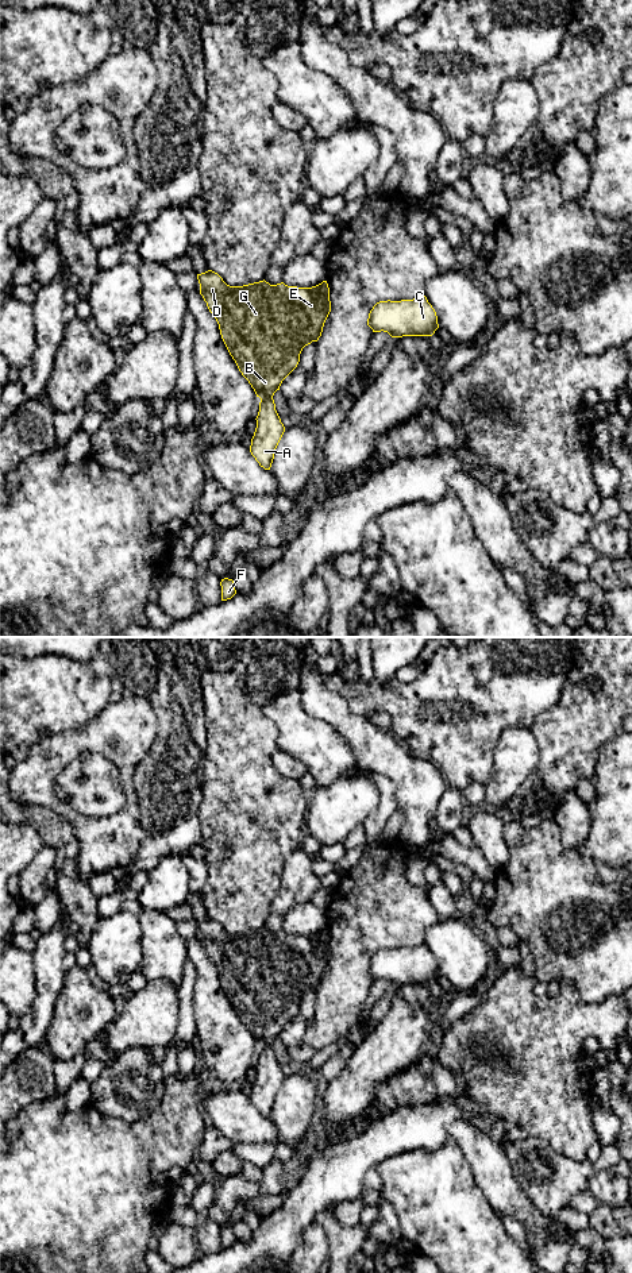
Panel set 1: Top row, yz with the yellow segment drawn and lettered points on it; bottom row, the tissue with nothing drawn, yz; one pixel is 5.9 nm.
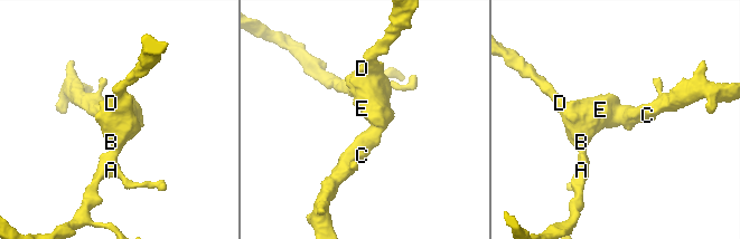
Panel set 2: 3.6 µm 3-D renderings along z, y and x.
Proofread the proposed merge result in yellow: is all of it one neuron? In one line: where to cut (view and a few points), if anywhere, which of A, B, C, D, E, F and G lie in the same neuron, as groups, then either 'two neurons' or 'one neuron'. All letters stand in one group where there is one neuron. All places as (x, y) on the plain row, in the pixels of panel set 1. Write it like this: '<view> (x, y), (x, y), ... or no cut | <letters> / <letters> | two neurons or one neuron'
no cut | A B C D E F G | one neuron

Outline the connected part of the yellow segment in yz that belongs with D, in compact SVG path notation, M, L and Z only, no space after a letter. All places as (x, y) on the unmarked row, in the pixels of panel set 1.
M212 918L197 922L197 927L200 942L219 972L230 1003L257 1045L261 1046L250 1100L261 1115L270 1118L275 1096L285 1080L273 1044L280 1038L282 1029L297 1015L302 996L321 984L331 960L328 931L323 929L312 936L297 936L284 930L270 933L263 927L243 934L230 934Z

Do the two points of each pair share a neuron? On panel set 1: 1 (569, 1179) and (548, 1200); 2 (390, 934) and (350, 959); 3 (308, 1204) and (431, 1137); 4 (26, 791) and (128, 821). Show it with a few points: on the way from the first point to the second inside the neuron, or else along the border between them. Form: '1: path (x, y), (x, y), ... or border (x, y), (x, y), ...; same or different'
1: path (563, 1184), (552, 1195); same
2: path (381, 934), (374, 934), (359, 949); same
3: path (339, 1173), (365, 1148), (386, 1137), (400, 1137); same
4: path (51, 801), (84, 826), (103, 826); same

